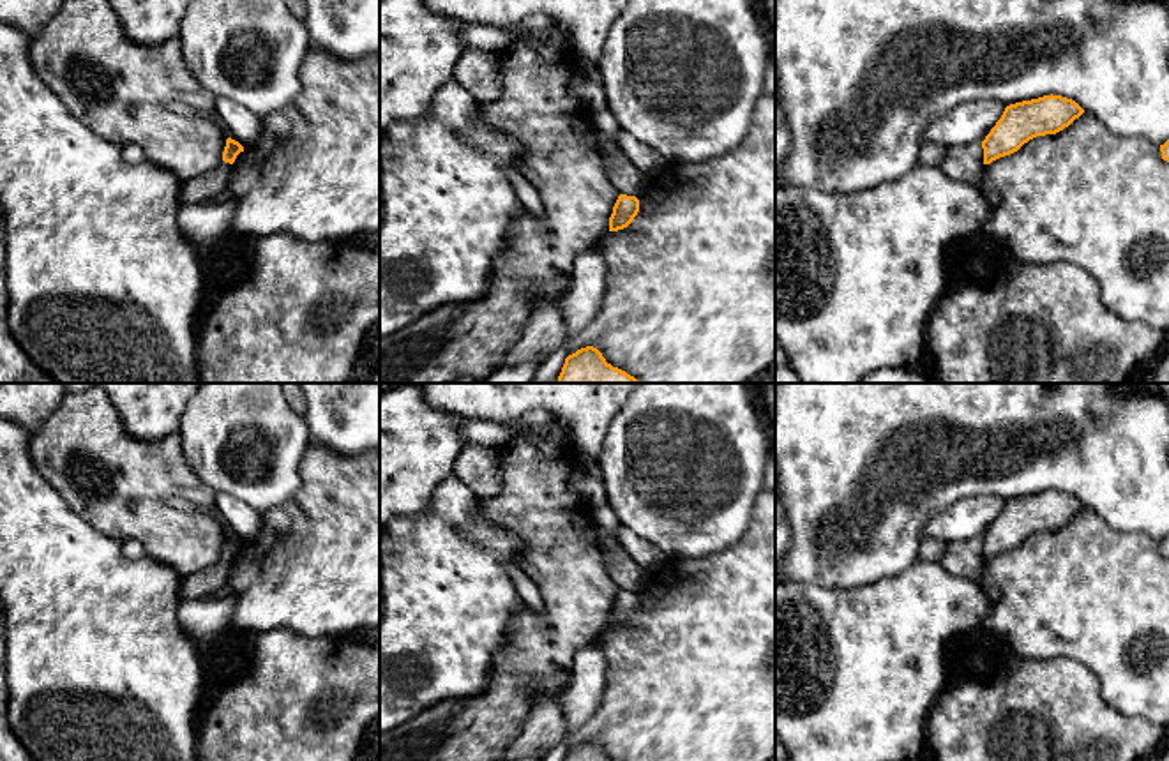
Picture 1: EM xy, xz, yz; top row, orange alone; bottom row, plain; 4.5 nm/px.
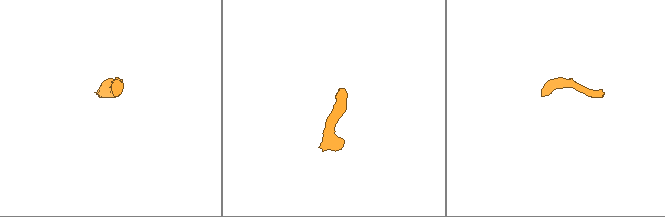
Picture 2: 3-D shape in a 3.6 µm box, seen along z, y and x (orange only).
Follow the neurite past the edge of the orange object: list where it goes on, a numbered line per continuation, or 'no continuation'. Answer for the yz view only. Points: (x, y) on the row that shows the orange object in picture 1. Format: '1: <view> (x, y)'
no continuation

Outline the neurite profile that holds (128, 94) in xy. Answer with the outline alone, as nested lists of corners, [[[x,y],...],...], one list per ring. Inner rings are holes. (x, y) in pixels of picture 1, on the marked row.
[[[64,0],[39,35],[30,41],[30,60],[37,76],[67,111],[99,138],[120,148],[138,145],[148,162],[166,168],[182,182],[205,175],[221,162],[228,136],[215,115],[217,97],[189,72],[178,37],[157,44],[136,44],[124,34],[108,0]]]

